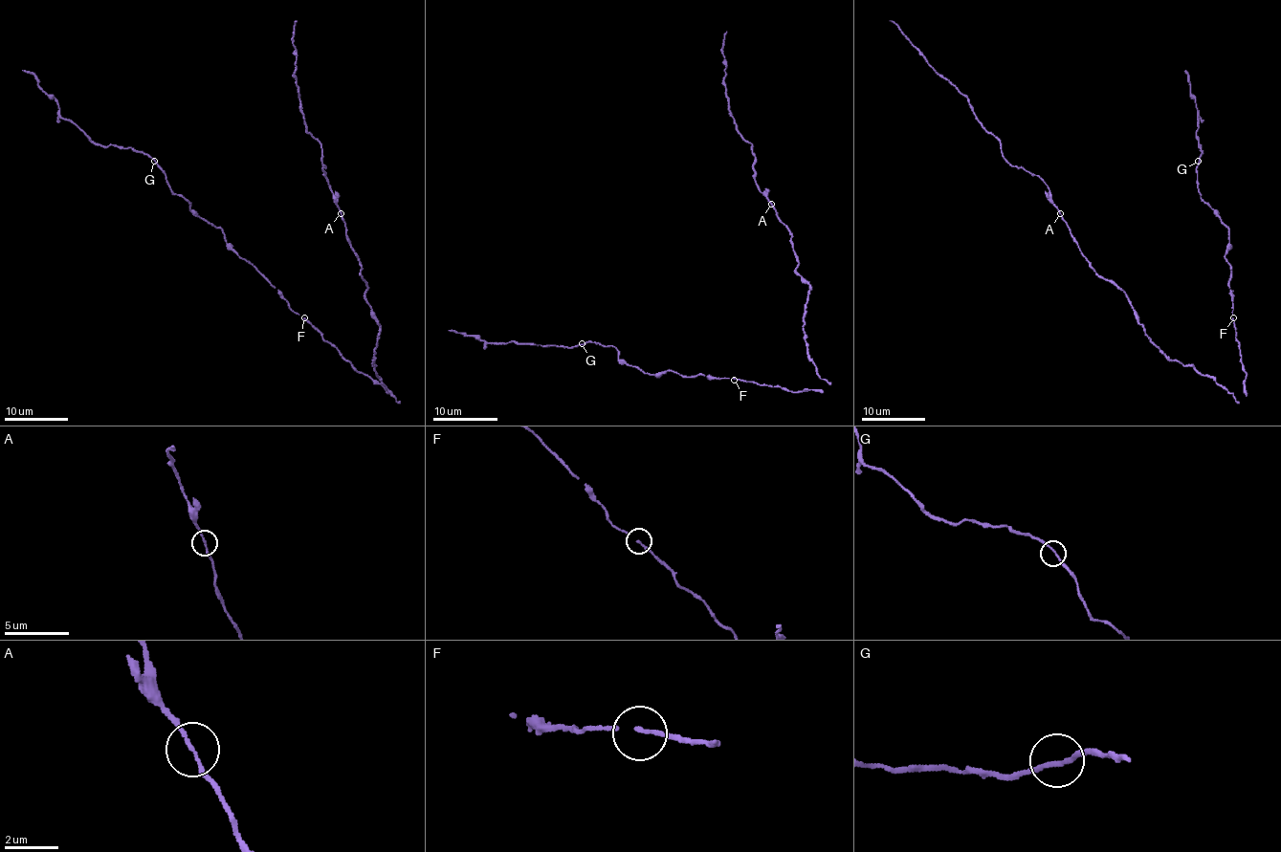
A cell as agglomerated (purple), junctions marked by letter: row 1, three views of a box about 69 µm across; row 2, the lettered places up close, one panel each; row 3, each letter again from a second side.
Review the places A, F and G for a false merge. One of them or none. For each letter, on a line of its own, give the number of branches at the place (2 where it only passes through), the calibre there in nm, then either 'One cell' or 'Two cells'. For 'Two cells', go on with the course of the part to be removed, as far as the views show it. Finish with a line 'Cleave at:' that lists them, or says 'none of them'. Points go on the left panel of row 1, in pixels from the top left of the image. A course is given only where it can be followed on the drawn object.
A: Branches: 2. Thickness 130 nm. One cell
F: Branches: 2. Thickness 120 nm. One cell
G: Branches: 2. Thickness 150 nm. One cell
Cleave at: none of them

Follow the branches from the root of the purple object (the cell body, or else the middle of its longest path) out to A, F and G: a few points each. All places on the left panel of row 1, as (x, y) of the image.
A: (386, 388), (373, 366), (380, 326), (365, 298), (366, 284), (341, 214)
F: (386, 388), (389, 393), (380, 383), (359, 372), (304, 317)
G: (386, 388), (389, 393), (359, 372), (298, 315), (237, 253), (219, 229), (200, 219), (171, 189), (154, 161)

